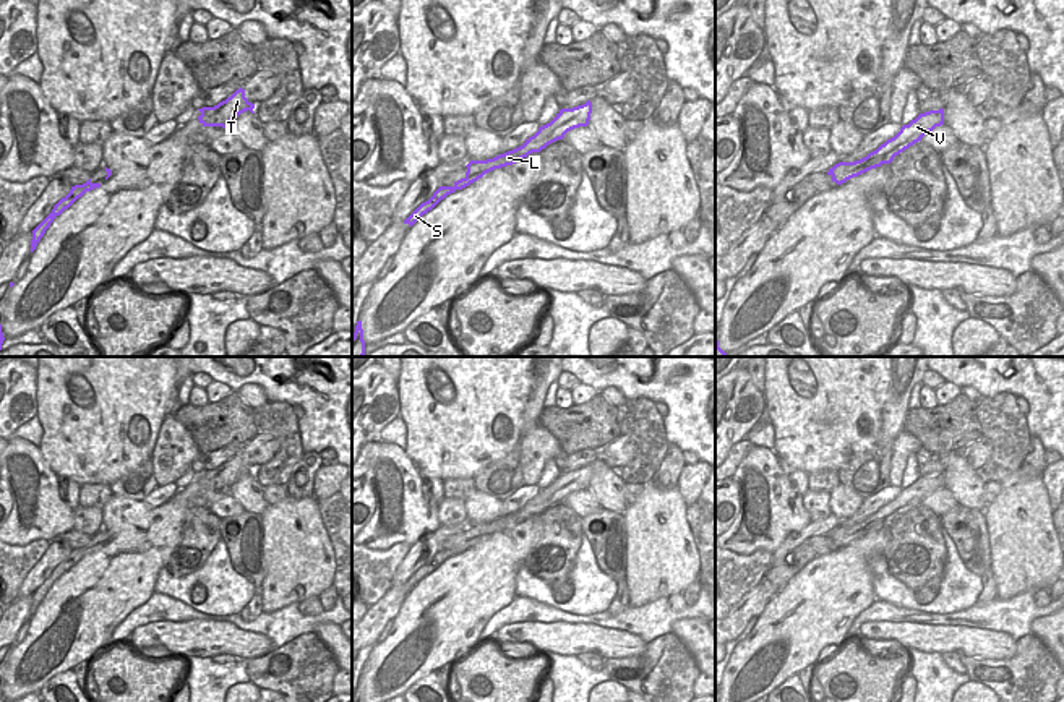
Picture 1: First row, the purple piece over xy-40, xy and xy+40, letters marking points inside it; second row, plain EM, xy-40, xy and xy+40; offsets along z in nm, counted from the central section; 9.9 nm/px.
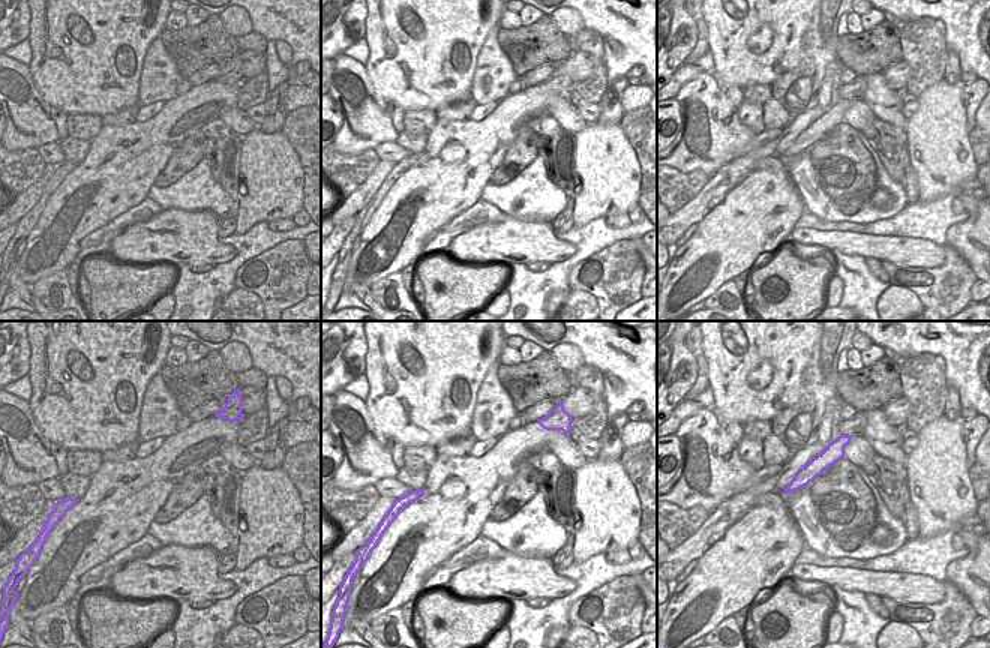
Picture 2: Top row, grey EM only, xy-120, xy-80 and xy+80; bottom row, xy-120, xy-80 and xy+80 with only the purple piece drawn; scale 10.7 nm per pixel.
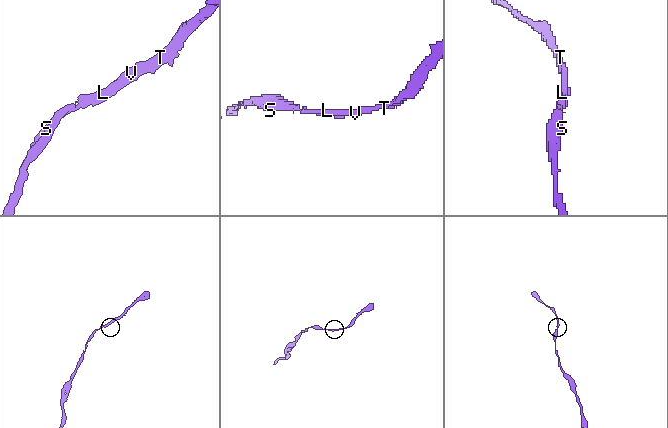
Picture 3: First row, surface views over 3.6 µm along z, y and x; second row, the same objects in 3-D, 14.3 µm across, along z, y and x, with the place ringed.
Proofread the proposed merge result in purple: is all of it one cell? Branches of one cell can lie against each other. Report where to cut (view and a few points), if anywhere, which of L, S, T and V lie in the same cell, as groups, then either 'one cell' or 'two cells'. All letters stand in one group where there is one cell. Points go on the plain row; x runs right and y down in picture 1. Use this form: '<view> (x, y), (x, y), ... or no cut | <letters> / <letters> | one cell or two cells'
no cut | L S T V | one cell

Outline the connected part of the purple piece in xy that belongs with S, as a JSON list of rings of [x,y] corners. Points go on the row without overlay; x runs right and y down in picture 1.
[[[587,464],[582,469],[573,470],[573,472],[561,472],[556,480],[538,491],[538,494],[526,503],[526,506],[513,514],[508,514],[504,517],[500,517],[493,522],[487,524],[470,524],[466,530],[466,540],[454,545],[453,550],[440,550],[433,559],[422,566],[405,584],[404,587],[409,587],[410,590],[428,574],[431,574],[441,563],[444,563],[448,558],[454,556],[456,553],[462,553],[469,550],[470,546],[482,541],[485,537],[501,532],[506,529],[513,529],[517,524],[527,520],[532,516],[540,516],[548,507],[563,503],[564,498],[574,491],[587,490],[592,477],[592,465]]]

